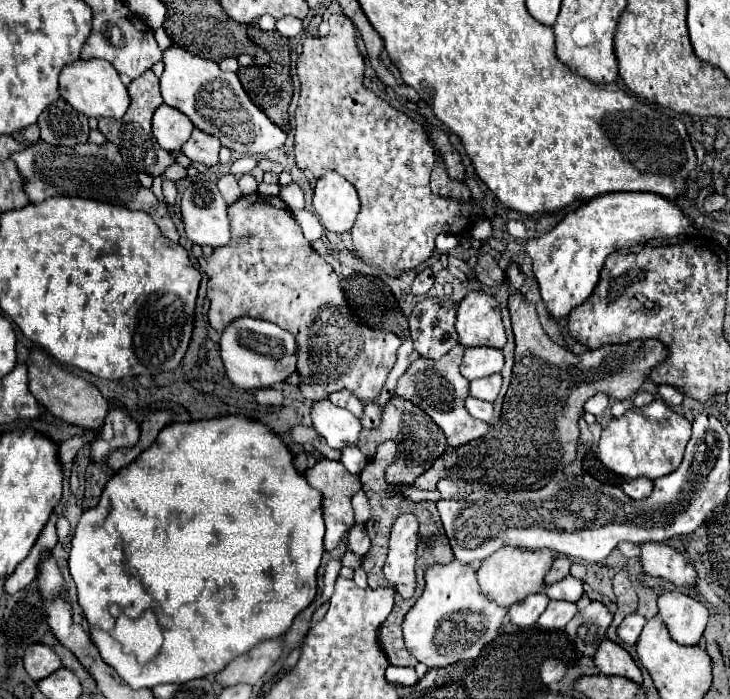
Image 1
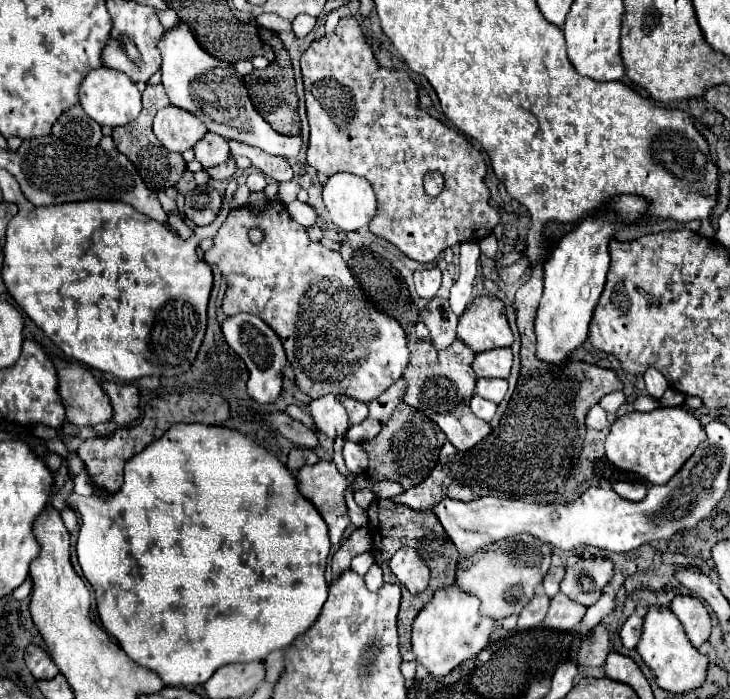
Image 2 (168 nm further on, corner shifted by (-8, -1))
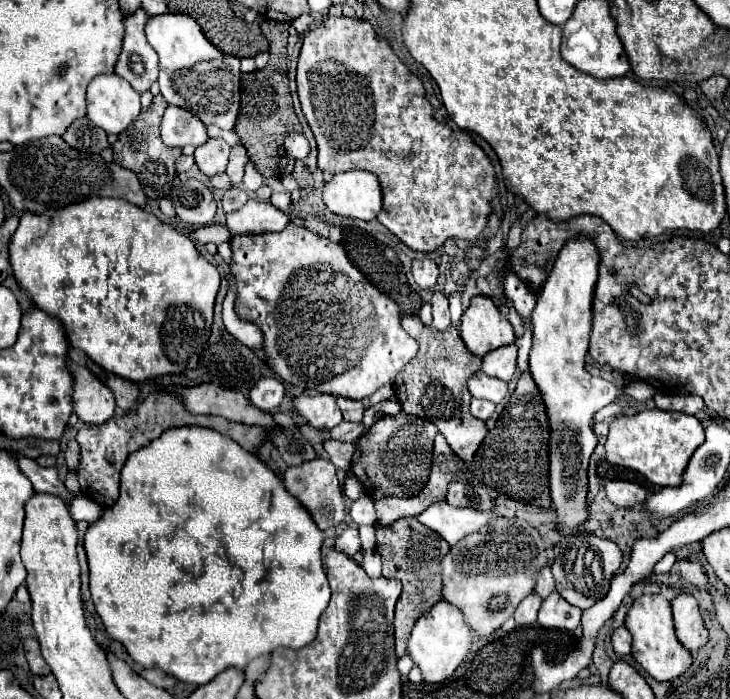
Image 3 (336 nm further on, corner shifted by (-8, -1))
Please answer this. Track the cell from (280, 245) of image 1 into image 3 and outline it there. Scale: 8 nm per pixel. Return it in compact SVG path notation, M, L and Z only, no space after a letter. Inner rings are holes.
M289 222L285 226L285 230L281 232L265 232L265 234L249 234L249 236L231 236L229 240L231 244L231 276L235 278L235 286L237 286L237 298L235 298L235 312L239 314L239 318L255 322L263 336L265 336L265 354L269 358L269 366L273 368L273 372L295 386L305 388L307 394L331 394L331 396L345 396L345 398L353 398L353 400L363 400L369 398L373 392L377 392L381 386L385 384L393 384L395 376L403 370L403 366L417 354L417 342L401 328L401 318L399 318L399 306L387 298L385 294L381 294L375 286L371 286L365 276L349 262L347 254L343 252L343 248L335 242L331 242L329 238L321 238L313 232L309 232L307 228L301 228L293 222Z

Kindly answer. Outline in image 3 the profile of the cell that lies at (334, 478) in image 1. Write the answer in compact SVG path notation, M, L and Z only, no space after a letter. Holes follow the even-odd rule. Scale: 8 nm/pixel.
M315 458L311 462L303 462L297 468L287 468L287 472L283 474L285 480L285 488L291 496L295 496L313 516L315 524L321 530L327 528L337 528L345 522L345 502L343 502L343 492L339 486L339 478L337 478L337 468L323 458Z

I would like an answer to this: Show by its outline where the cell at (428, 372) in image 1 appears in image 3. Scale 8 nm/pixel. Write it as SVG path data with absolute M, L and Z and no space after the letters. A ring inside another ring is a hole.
M401 316L401 326L405 332L417 340L417 356L405 364L395 380L397 398L407 414L417 414L427 420L437 420L439 432L445 436L451 450L461 460L471 460L483 438L487 436L487 426L483 420L477 420L469 412L471 394L467 390L467 378L481 368L481 358L471 354L463 344L455 326L449 326L445 332L435 330L433 326L423 326L415 316Z

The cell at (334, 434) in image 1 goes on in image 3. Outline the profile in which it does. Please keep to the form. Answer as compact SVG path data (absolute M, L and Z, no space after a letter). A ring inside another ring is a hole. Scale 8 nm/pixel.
M301 394L295 398L295 410L313 428L319 428L319 430L331 430L343 420L335 398L329 394L317 394L317 396Z

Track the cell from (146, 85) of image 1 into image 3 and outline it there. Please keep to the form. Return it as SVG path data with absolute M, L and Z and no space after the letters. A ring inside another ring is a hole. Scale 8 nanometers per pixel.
M157 94L151 102L149 108L143 108L139 118L119 134L119 140L115 142L113 146L113 158L119 166L123 168L129 168L137 174L141 186L143 186L143 192L147 194L147 198L163 198L171 192L173 188L173 180L177 176L177 170L175 170L175 160L181 156L181 150L177 148L167 148L163 142L161 142L161 136L159 136L159 122L161 122L161 116L163 116L163 110L167 108L167 102L161 94Z

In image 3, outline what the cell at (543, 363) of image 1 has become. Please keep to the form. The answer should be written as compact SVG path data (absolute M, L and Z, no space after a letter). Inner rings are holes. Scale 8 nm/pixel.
M523 372L517 388L501 412L497 426L485 436L481 448L475 452L471 462L459 460L459 456L449 448L445 438L437 434L435 446L433 446L433 470L427 486L411 498L379 498L375 500L375 510L377 510L377 520L381 524L393 524L399 518L405 516L417 516L423 510L427 510L431 504L445 500L445 490L447 484L457 480L457 482L469 482L469 480L481 480L485 486L505 494L511 500L527 502L527 504L537 504L543 508L551 506L551 494L549 494L549 440L551 440L551 430L547 426L547 412L543 406L543 398L539 394L539 388L535 386L535 380L531 378L531 372Z

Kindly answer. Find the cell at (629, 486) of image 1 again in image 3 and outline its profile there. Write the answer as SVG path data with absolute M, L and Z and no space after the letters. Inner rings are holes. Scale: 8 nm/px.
M609 480L605 484L607 498L619 508L633 508L635 504L643 504L647 498L647 490L635 482L627 480Z

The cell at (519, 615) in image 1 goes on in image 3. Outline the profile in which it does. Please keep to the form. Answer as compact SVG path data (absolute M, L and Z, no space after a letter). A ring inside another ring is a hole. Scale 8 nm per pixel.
M529 594L515 610L513 618L517 622L518 627L527 627L534 625L537 621L537 614L539 614L539 606L543 604L543 598L539 594Z

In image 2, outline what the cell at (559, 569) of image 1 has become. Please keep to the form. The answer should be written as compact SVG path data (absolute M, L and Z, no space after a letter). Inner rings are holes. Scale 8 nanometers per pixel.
M551 566L549 572L545 574L545 578L543 578L543 590L545 590L545 594L549 598L553 598L559 592L559 582L563 580L563 574L565 574L563 566L559 566L559 568Z

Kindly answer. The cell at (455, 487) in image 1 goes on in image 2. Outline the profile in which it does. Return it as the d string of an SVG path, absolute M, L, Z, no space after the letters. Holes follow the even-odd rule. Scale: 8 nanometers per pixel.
M451 484L447 496L453 498L453 500L463 500L463 502L471 502L471 500L475 500L473 490L471 490L469 486L459 486L459 484Z

